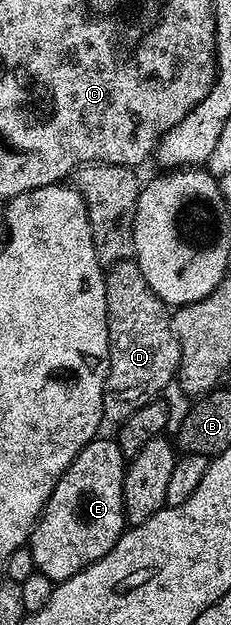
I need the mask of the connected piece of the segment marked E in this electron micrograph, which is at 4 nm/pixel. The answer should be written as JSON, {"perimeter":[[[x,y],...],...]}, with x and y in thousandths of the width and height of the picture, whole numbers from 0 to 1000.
{"perimeter":[[[416,699],[364,717],[333,731],[303,741],[303,749],[251,766],[251,774],[234,778],[229,789],[216,790],[216,800],[199,810],[182,813],[182,822],[160,837],[147,838],[147,848],[121,864],[121,874],[139,891],[147,893],[152,909],[177,918],[203,920],[208,925],[264,930],[273,926],[307,926],[329,917],[346,917],[372,907],[398,906],[416,898],[433,898],[476,880],[511,869],[511,861],[528,858],[532,850],[550,848],[554,832],[545,829],[545,803],[537,802],[537,763],[554,752],[550,736],[515,718],[506,707],[489,701],[442,702],[446,699]]]}

